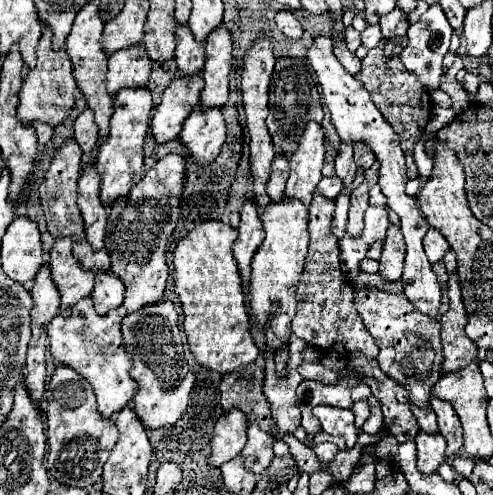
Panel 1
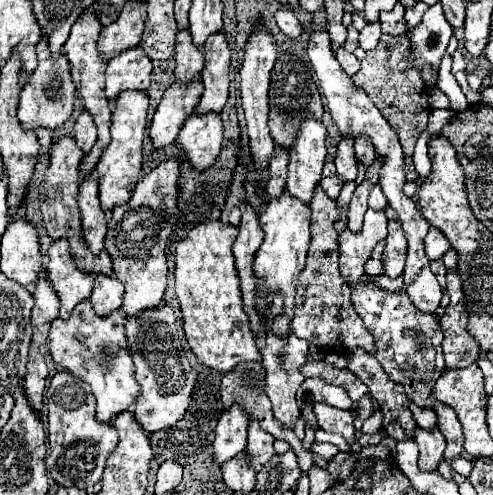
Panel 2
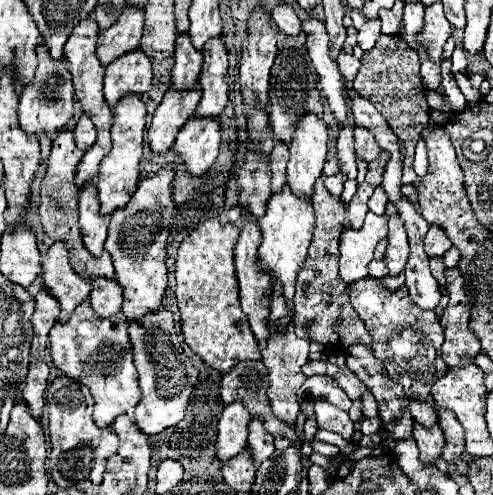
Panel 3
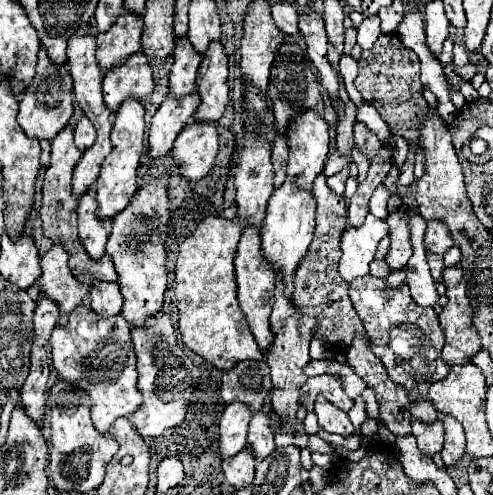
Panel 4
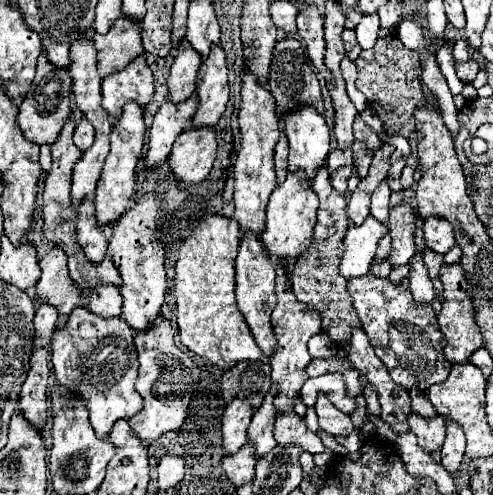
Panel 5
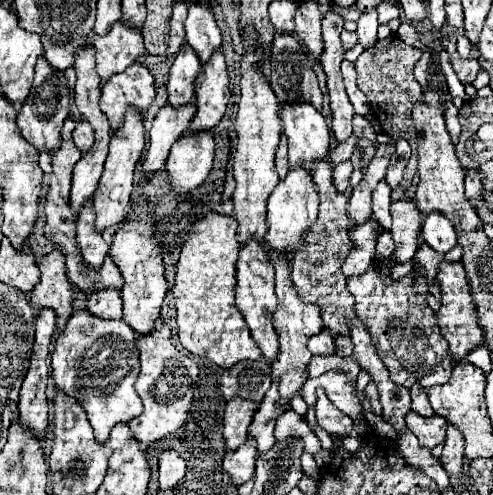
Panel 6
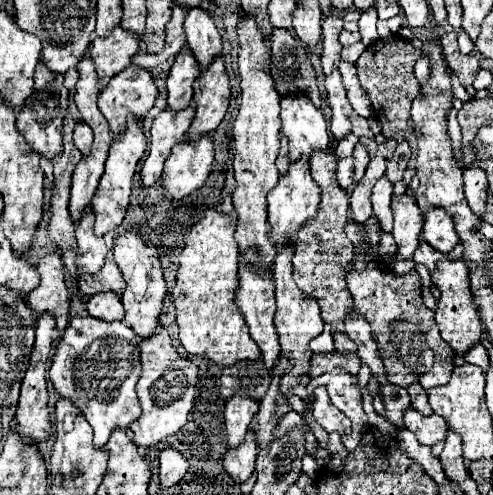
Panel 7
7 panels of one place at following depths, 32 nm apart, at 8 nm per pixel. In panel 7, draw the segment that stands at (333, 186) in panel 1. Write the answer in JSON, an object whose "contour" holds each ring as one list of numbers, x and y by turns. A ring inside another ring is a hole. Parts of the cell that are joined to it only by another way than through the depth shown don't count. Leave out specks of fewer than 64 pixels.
{"contour":[[348,156,348,158,338,162,336,176,338,176,338,184,342,188,348,188,352,184,352,180,354,180,354,158,352,156]]}

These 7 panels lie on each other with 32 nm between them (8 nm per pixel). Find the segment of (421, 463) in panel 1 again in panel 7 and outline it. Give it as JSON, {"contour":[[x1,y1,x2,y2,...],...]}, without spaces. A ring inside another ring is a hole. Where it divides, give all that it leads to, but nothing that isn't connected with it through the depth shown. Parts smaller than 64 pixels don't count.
{"contour":[[408,406,406,412,404,412,404,426,410,432,416,434,416,438,418,438,420,444,426,444,426,446,432,446,438,440,444,440,446,432,448,432,448,426,444,424,442,416,436,416,436,414,422,416,412,406]]}

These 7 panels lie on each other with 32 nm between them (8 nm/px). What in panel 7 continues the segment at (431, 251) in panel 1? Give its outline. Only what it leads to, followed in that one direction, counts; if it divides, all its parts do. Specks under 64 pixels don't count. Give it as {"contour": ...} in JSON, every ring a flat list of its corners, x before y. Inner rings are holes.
{"contour":[[432,208,424,214,422,236,434,250,442,254,448,254,458,244,458,234,454,230,452,216,448,216,448,212,444,212,442,208]]}

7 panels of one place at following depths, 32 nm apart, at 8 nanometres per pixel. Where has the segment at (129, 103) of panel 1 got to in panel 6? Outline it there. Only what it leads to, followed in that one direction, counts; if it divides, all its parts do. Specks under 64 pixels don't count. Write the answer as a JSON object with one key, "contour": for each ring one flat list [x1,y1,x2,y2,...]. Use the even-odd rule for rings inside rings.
{"contour":[[128,112,124,118,124,124,120,126,120,132,112,134,110,142,110,154,104,164,102,178,98,182,98,188,94,192,92,204,96,210,96,232,104,232,108,228,118,226,124,216,128,214,130,208,130,194,132,194,132,176,136,170,136,164,144,152,146,140,144,140,144,126,142,126,142,116,136,116,134,112]]}

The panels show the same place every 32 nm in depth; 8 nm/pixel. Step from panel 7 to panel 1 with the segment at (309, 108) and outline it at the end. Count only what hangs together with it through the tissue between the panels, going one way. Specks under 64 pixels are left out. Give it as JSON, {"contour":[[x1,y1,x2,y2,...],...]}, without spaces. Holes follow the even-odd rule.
{"contour":[[308,122,296,152,290,156,290,176,286,182,286,196,302,200,306,206,322,178,324,164,324,128,316,122]]}

